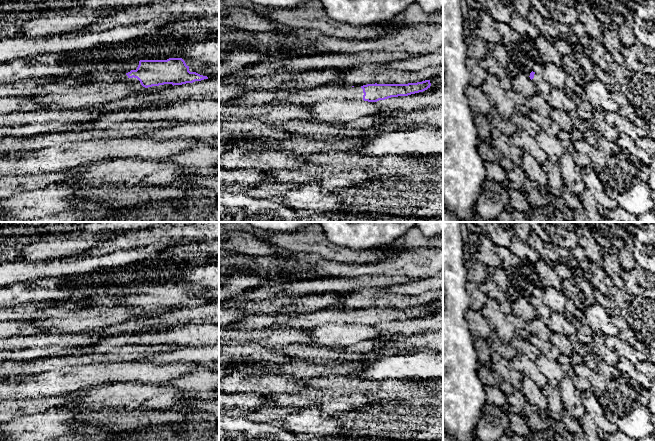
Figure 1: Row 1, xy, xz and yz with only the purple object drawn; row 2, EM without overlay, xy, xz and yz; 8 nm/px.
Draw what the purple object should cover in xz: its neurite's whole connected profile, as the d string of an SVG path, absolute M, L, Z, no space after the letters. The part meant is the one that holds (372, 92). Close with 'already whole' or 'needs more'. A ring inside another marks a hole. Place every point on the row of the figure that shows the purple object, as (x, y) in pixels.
M430 80L408 84L367 84L363 86L340 86L324 84L315 89L290 92L287 90L256 91L226 101L231 105L295 104L309 105L327 98L339 101L364 100L377 102L391 97L408 96L430 88Z | needs more

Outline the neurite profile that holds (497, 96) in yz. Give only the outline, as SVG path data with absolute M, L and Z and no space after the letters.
M487 75L484 83L481 86L481 90L492 106L494 106L500 116L506 120L510 119L515 104L513 100L507 97L506 91L501 87L498 78L495 75Z

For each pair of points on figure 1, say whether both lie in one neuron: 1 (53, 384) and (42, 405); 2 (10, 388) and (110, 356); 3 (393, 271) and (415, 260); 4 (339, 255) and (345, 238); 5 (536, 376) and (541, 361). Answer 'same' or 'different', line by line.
1: different
2: different
3: same
4: different
5: different

